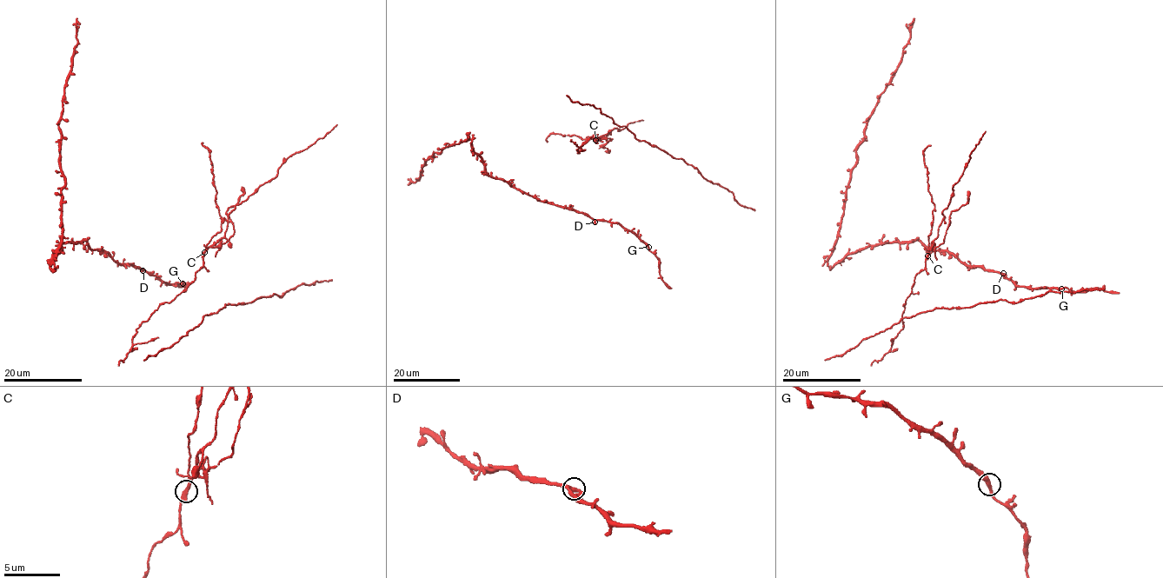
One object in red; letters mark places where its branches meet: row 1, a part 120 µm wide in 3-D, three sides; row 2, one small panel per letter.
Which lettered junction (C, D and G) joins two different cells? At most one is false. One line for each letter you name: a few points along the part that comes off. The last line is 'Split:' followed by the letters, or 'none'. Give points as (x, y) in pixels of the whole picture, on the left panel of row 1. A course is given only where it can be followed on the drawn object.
C: Course of the part to remove: (204, 252), (223, 236), (229, 214), (235, 205), (274, 178), (289, 157), (308, 149), (337, 125)
Split: C

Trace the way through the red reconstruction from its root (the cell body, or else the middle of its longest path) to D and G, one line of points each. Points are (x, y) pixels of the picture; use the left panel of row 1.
D: (110, 254), (119, 263), (131, 263), (142, 270)
G: (110, 254), (121, 264), (141, 268), (169, 283), (182, 283)

